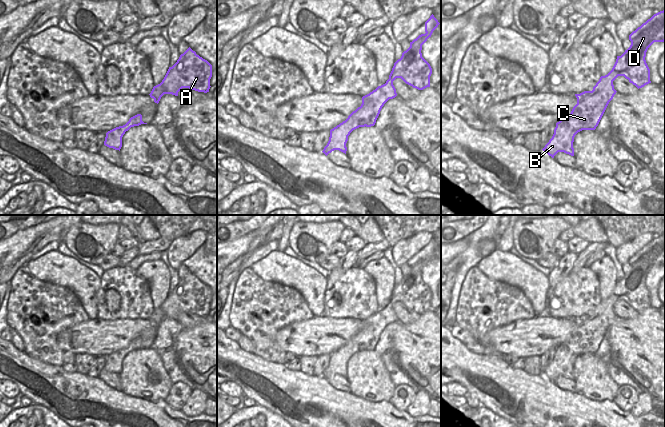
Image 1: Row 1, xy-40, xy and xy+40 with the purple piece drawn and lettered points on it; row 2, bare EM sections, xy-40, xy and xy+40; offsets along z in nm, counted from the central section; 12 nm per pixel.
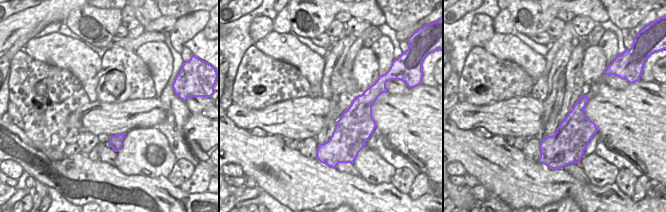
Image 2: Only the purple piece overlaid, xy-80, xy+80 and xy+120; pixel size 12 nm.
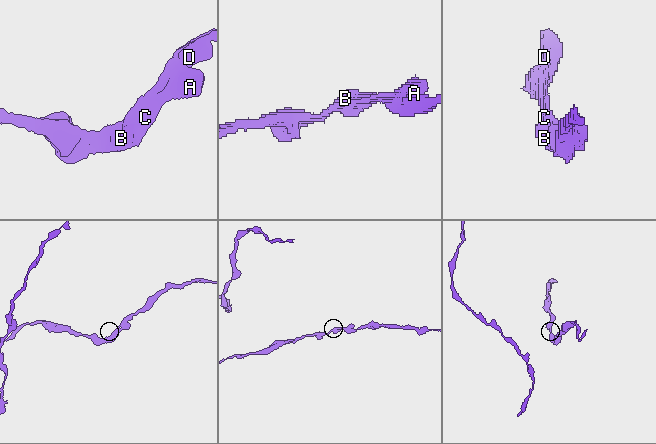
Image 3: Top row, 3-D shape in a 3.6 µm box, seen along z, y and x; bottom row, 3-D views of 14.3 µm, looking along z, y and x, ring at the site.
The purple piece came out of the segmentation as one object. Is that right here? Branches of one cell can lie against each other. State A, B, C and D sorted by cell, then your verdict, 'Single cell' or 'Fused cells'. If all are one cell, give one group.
Groups: A B C D. Single cell

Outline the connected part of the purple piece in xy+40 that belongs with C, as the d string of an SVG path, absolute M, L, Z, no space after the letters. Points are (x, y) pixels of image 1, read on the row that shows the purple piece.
M665 10L654 14L650 19L629 35L630 47L617 56L612 70L601 76L592 91L575 94L577 104L571 113L556 123L554 134L542 149L554 158L558 152L574 156L575 135L582 130L595 130L609 102L616 94L613 81L624 76L638 89L651 83L650 69L645 57L654 42L665 41Z

